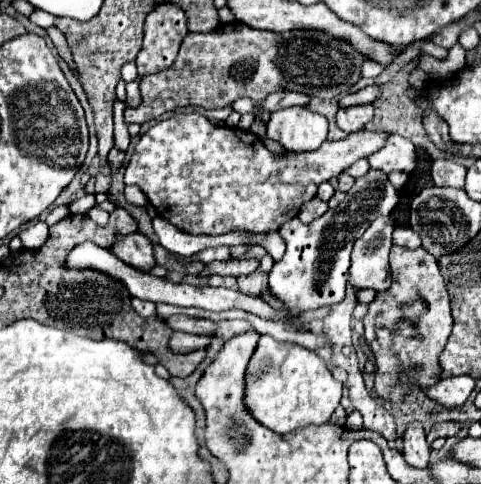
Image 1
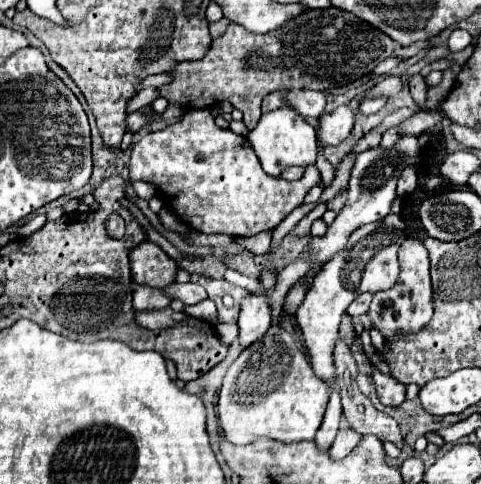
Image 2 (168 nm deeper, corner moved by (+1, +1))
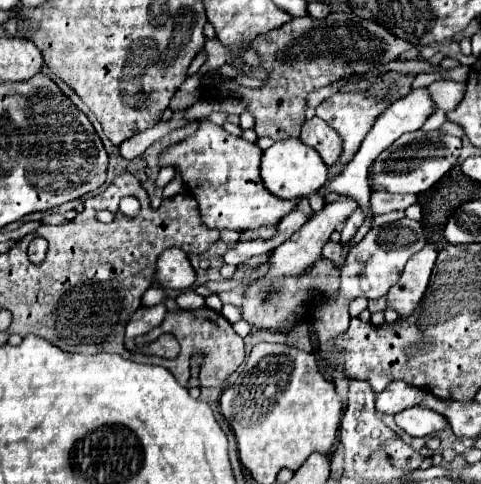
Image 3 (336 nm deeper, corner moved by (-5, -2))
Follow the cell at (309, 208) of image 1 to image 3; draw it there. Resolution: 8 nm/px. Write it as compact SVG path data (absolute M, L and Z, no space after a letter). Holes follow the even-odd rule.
M329 241L325 247L323 247L323 257L333 261L335 267L343 267L345 265L345 257L343 257L343 249L339 243L333 243Z

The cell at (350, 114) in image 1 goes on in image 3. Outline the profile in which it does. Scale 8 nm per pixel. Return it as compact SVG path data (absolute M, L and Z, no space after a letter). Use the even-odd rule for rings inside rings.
M313 117L313 119L305 121L299 139L307 147L319 151L319 155L321 155L321 159L323 159L325 165L333 165L335 159L339 159L339 151L341 151L339 135L335 135L335 129L331 129L321 119Z

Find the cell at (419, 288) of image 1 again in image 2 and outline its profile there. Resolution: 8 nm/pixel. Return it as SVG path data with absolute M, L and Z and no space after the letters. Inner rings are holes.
M409 238L399 246L399 266L401 266L401 272L399 272L395 286L385 292L377 292L367 312L371 326L377 328L387 342L393 340L395 334L401 334L401 336L417 334L429 324L435 312L433 286L431 286L431 276L429 276L429 254L419 240Z

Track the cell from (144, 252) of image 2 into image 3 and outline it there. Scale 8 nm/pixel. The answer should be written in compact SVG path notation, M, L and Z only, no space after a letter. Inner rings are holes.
M167 249L157 261L157 283L167 289L189 289L195 283L197 275L191 267L187 253L181 249Z

